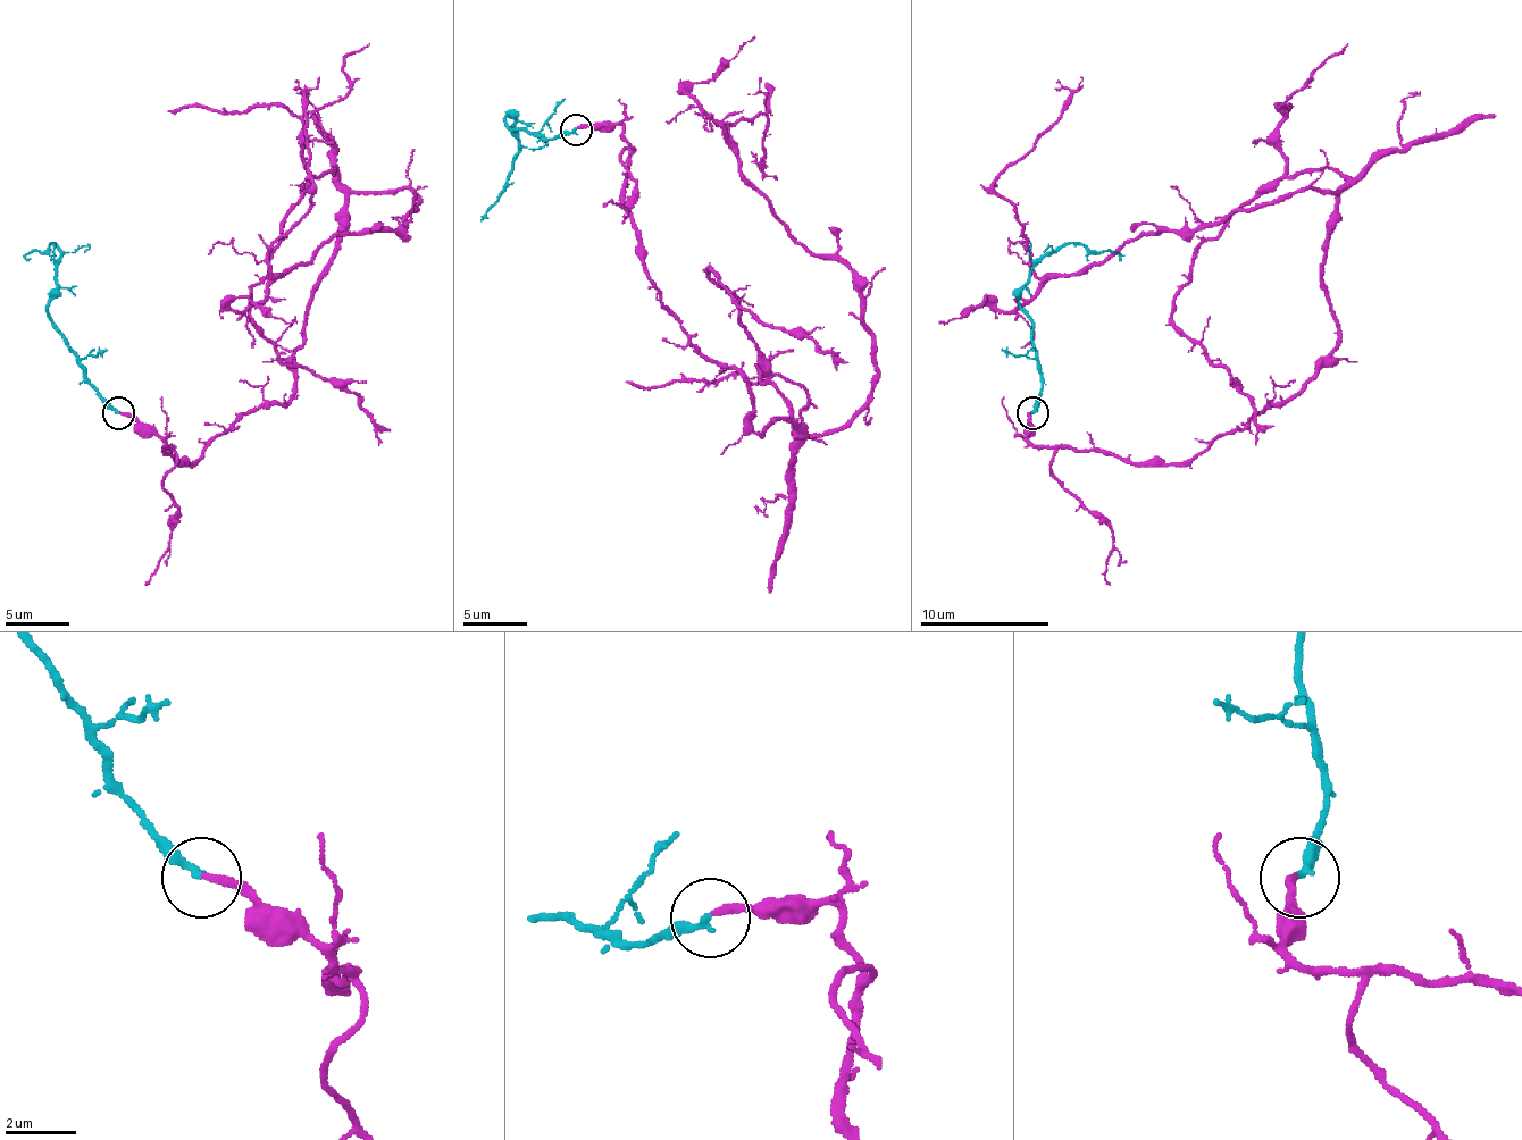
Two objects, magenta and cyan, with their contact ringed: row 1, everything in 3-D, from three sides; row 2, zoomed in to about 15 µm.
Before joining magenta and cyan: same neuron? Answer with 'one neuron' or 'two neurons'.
one neuron

